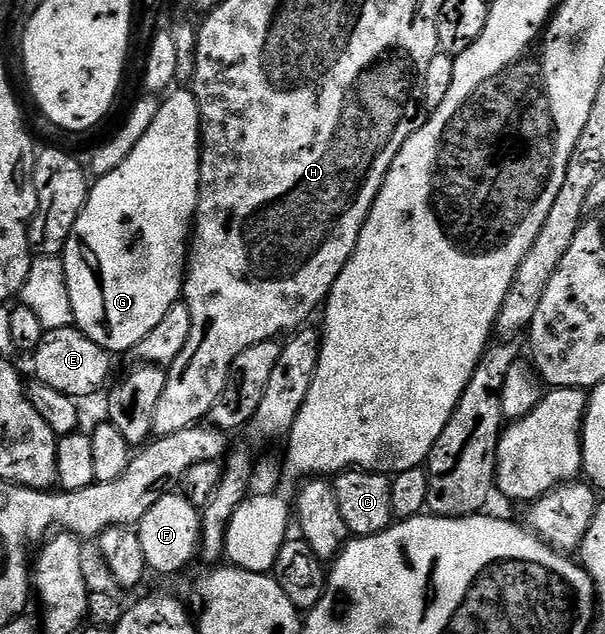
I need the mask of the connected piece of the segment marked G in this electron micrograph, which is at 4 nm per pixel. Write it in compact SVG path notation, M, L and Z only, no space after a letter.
M173 90L160 101L160 108L155 120L147 130L139 144L131 151L118 169L112 170L106 176L96 177L95 183L90 187L89 197L75 222L69 241L65 243L63 263L65 265L65 277L67 278L69 293L71 294L71 306L73 310L73 324L91 342L95 342L100 348L110 354L136 349L137 344L163 322L163 314L171 310L171 306L182 299L185 287L185 273L187 271L187 257L191 247L191 233L195 227L197 214L197 197L201 194L201 110L197 105L197 97L192 91L177 92Z

